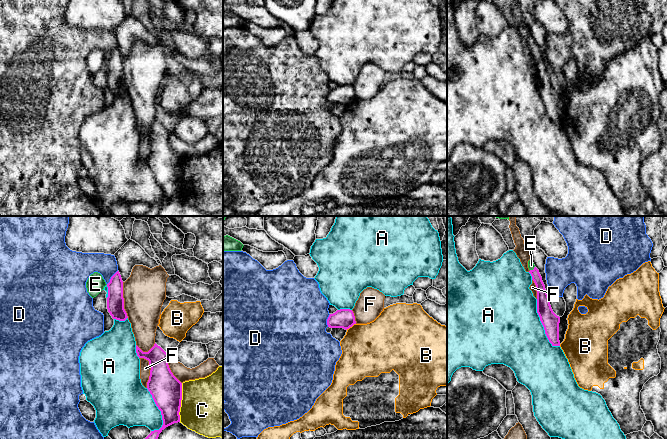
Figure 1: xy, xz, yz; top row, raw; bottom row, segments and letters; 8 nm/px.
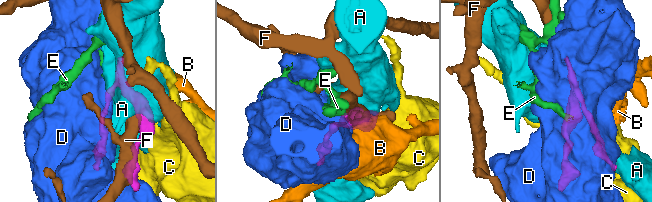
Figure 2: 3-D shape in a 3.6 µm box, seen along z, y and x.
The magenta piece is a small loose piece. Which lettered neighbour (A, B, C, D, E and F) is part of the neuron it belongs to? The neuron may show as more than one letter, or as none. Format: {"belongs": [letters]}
{"belongs": ["E"]}

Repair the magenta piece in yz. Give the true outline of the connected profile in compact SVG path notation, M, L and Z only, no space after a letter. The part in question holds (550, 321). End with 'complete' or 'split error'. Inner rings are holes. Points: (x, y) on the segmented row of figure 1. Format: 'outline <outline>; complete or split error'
outline M532 260L528 261L529 273L536 285L537 291L537 313L544 327L545 334L552 346L560 346L559 341L559 323L560 317L557 316L550 305L550 300L542 281L539 270L535 267Z; split error

